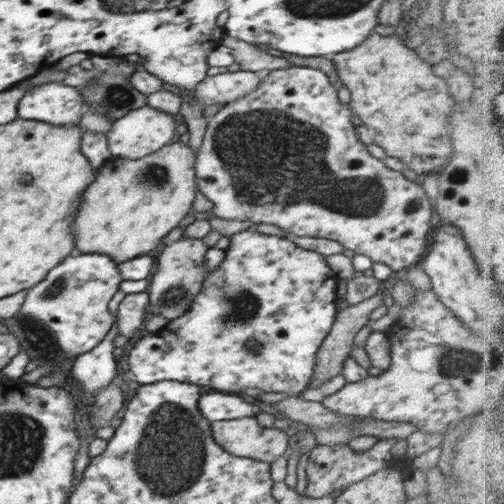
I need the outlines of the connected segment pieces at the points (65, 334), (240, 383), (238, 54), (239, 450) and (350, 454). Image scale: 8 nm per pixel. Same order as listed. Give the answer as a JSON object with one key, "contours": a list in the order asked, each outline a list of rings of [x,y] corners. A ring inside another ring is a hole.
{"contours":[[[[84,254],[79,256],[68,255],[58,266],[52,268],[44,280],[26,292],[26,298],[20,311],[14,316],[20,318],[22,314],[26,318],[32,318],[44,322],[51,331],[54,331],[60,349],[68,354],[82,355],[94,349],[102,340],[106,339],[108,331],[114,326],[114,317],[108,310],[108,302],[119,290],[119,284],[123,281],[118,270],[118,263],[105,254]]],[[[252,228],[241,231],[230,236],[224,260],[207,274],[189,309],[162,330],[138,340],[130,354],[121,361],[122,369],[124,366],[130,368],[140,384],[175,380],[232,394],[257,388],[264,393],[298,397],[308,388],[314,376],[318,349],[334,325],[339,280],[323,254],[304,250],[277,235],[266,236]],[[248,341],[256,341],[258,349],[246,349]]],[[[223,36],[219,44],[230,48],[235,58],[236,67],[244,71],[278,70],[290,67],[290,62],[284,58],[276,58],[256,45],[238,40],[234,37]]],[[[256,417],[212,422],[211,431],[213,439],[230,454],[270,464],[284,454],[291,442],[284,431],[258,425]]],[[[380,442],[359,453],[352,451],[347,444],[317,445],[310,451],[310,456],[308,456],[308,466],[306,467],[308,485],[305,494],[315,499],[322,498],[323,496],[329,496],[332,492],[342,492],[351,484],[368,479],[370,475],[378,473],[378,471],[392,463],[394,458],[390,453],[392,446],[394,446],[394,442]]]]}

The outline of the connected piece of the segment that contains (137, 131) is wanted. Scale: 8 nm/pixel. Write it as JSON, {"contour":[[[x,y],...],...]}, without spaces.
{"contour":[[[148,104],[142,108],[131,110],[121,119],[114,120],[111,130],[107,133],[107,143],[111,156],[123,159],[137,159],[152,154],[172,141],[174,132],[176,132],[176,125],[173,115],[152,108]]]}

